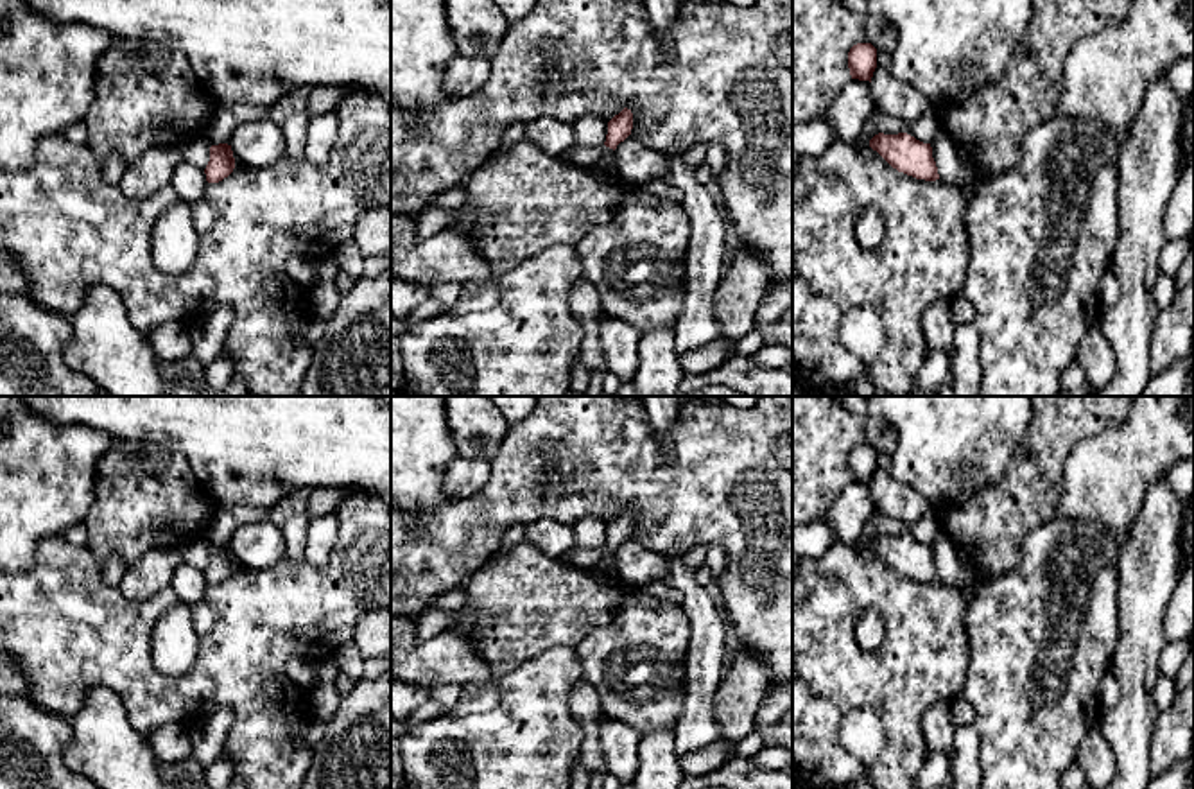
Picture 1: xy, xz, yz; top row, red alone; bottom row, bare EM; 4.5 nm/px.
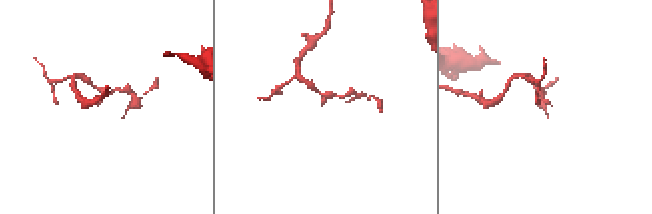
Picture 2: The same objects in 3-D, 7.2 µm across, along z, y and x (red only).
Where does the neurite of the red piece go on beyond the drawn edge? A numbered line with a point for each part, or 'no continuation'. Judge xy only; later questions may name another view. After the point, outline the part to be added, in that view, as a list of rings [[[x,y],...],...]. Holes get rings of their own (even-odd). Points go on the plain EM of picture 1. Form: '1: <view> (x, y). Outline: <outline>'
no continuation

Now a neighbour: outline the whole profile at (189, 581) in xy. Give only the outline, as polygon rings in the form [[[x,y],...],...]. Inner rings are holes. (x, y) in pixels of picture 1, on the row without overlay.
[[[181,561],[170,579],[170,586],[181,599],[181,604],[194,604],[201,601],[208,583],[204,570],[199,570],[185,561]]]

